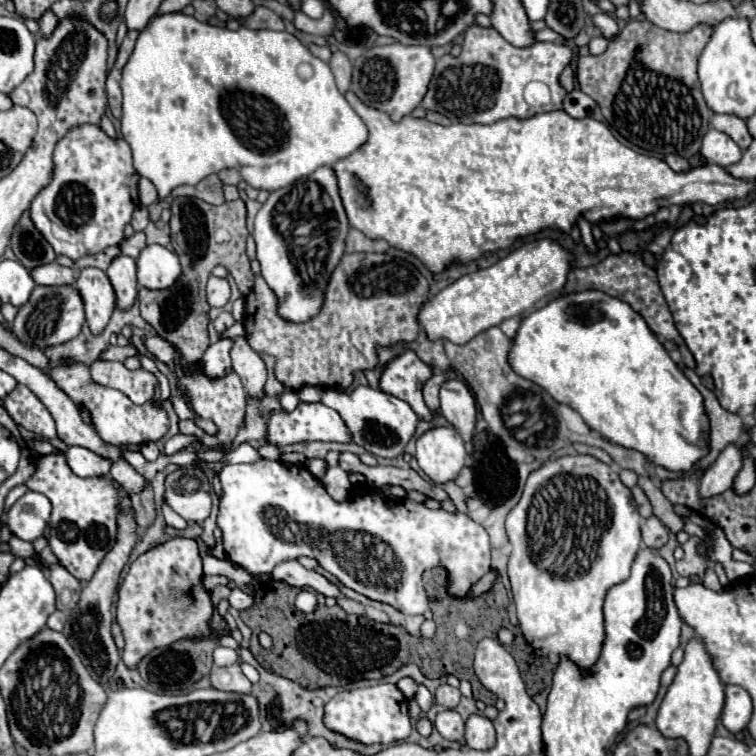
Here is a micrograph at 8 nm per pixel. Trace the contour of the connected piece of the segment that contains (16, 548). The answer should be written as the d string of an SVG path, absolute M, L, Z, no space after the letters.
M12 535L9 540L9 547L11 547L11 553L13 553L15 557L19 557L19 559L27 559L27 557L33 557L33 555L35 555L33 545L31 545L29 541L17 539L15 535Z

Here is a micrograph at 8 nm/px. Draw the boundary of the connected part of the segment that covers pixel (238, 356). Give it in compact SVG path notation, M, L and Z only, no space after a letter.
M245 337L235 339L235 343L231 347L231 363L233 363L233 371L241 377L247 395L257 401L263 399L265 397L265 379L267 379L265 363L259 357L259 353L255 353L249 347Z

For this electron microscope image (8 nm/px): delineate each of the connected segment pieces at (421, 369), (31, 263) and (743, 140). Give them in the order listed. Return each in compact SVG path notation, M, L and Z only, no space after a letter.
M405 351L401 357L393 359L389 367L383 371L381 389L393 397L407 401L423 421L431 421L435 419L437 411L431 411L425 405L421 393L421 387L431 375L433 375L431 365L419 361L419 357L413 351Z
M29 209L21 215L21 219L17 221L17 225L13 229L11 249L13 249L15 257L29 271L33 271L37 265L47 265L47 263L55 261L55 251L49 245L49 241L45 241L45 237L41 237L41 233L37 233L37 227L33 225L33 221L29 217Z
M713 115L713 127L717 131L727 133L743 151L751 145L751 135L747 131L745 121L735 115Z

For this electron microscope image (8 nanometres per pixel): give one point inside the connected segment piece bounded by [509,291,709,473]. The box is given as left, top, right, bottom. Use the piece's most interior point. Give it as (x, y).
(592, 352)

